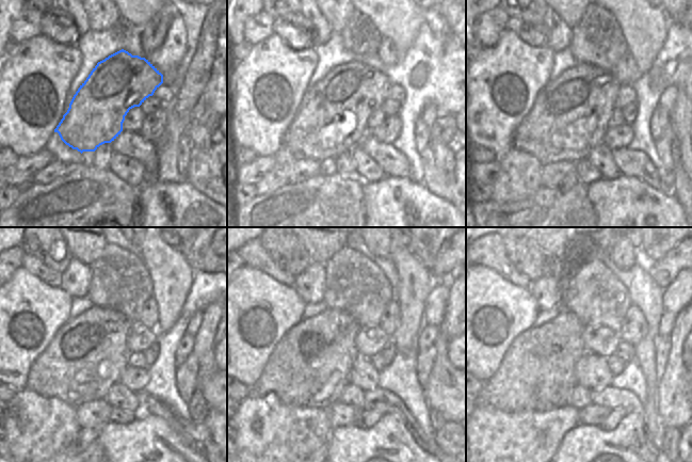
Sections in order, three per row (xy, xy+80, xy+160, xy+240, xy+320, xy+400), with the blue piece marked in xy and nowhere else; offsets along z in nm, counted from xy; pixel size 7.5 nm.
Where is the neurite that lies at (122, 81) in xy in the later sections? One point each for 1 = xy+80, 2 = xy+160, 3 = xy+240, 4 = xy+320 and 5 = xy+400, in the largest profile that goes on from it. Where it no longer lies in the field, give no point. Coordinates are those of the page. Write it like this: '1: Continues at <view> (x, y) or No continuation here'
1: Continues at xy+80 (333, 117)
2: Continues at xy+160 (568, 117)
3: Continues at xy+240 (87, 355)
4: Continues at xy+320 (309, 366)
5: Continues at xy+400 (536, 373).

